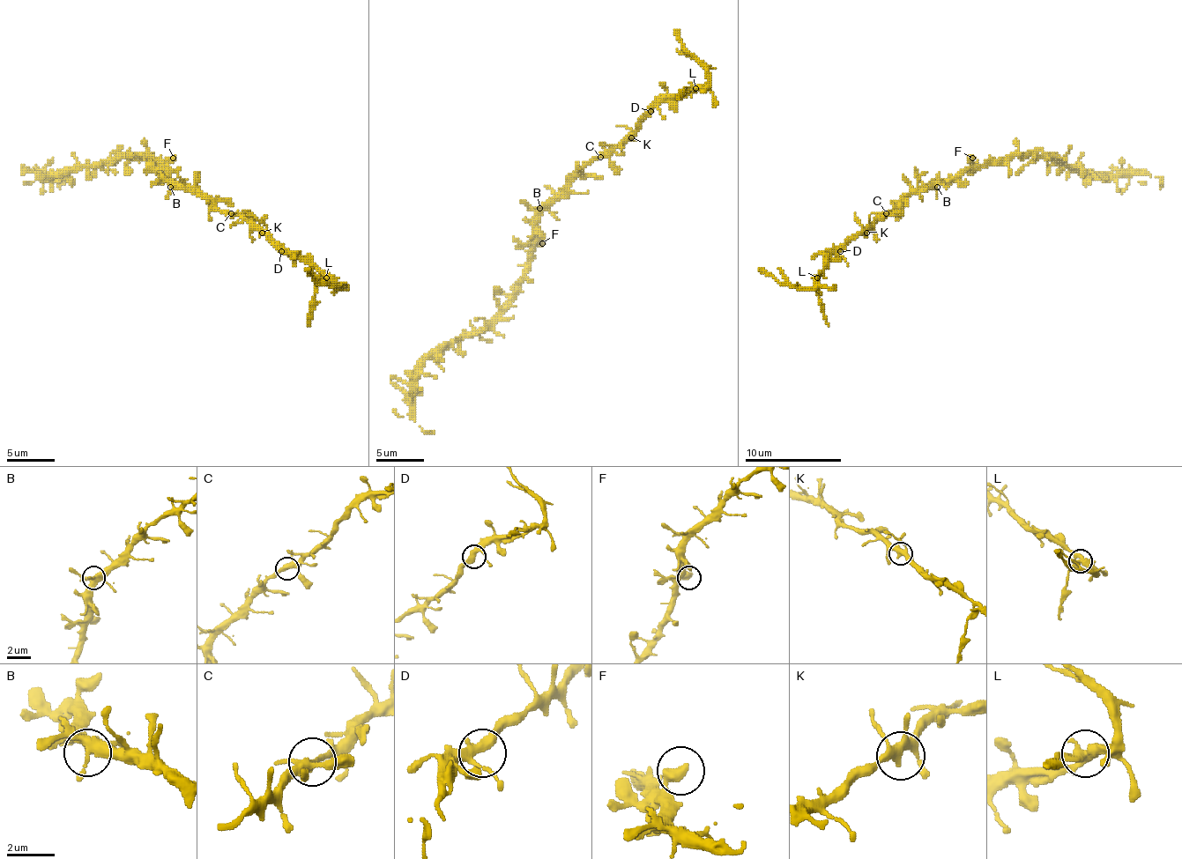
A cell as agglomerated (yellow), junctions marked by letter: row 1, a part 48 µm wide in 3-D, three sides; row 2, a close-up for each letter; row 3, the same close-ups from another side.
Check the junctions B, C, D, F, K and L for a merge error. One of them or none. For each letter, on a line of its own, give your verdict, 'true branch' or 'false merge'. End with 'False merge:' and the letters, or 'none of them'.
B: true branch
C: true branch
D: true branch
F: true branch
K: true branch
L: false merge
False merge: L

